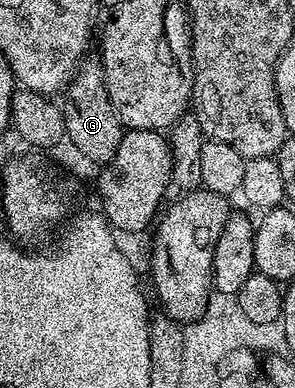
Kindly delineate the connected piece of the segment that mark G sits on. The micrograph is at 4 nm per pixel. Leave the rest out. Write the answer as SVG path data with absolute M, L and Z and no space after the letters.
M84 61L76 70L65 91L67 106L62 107L63 129L65 138L70 145L91 154L93 158L107 158L117 152L117 144L121 144L125 127L119 121L117 112L109 100L109 92L105 88L102 61Z

